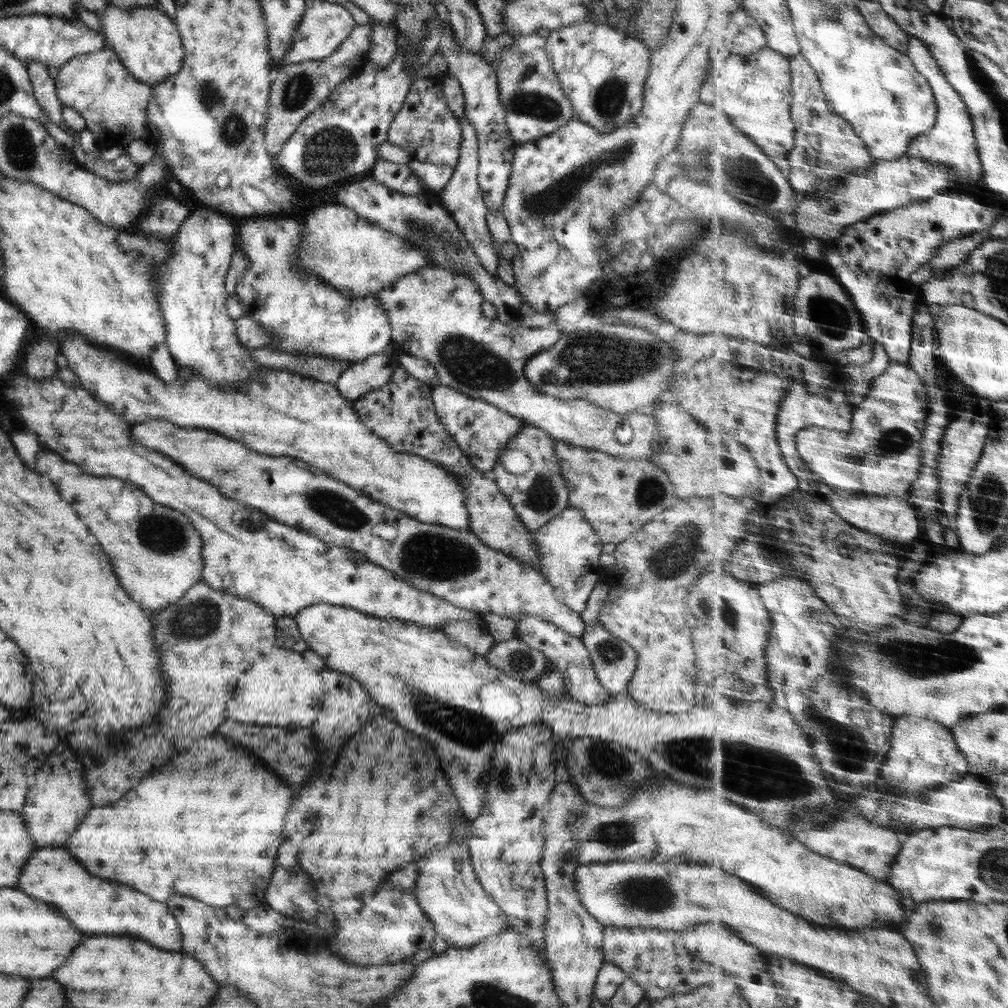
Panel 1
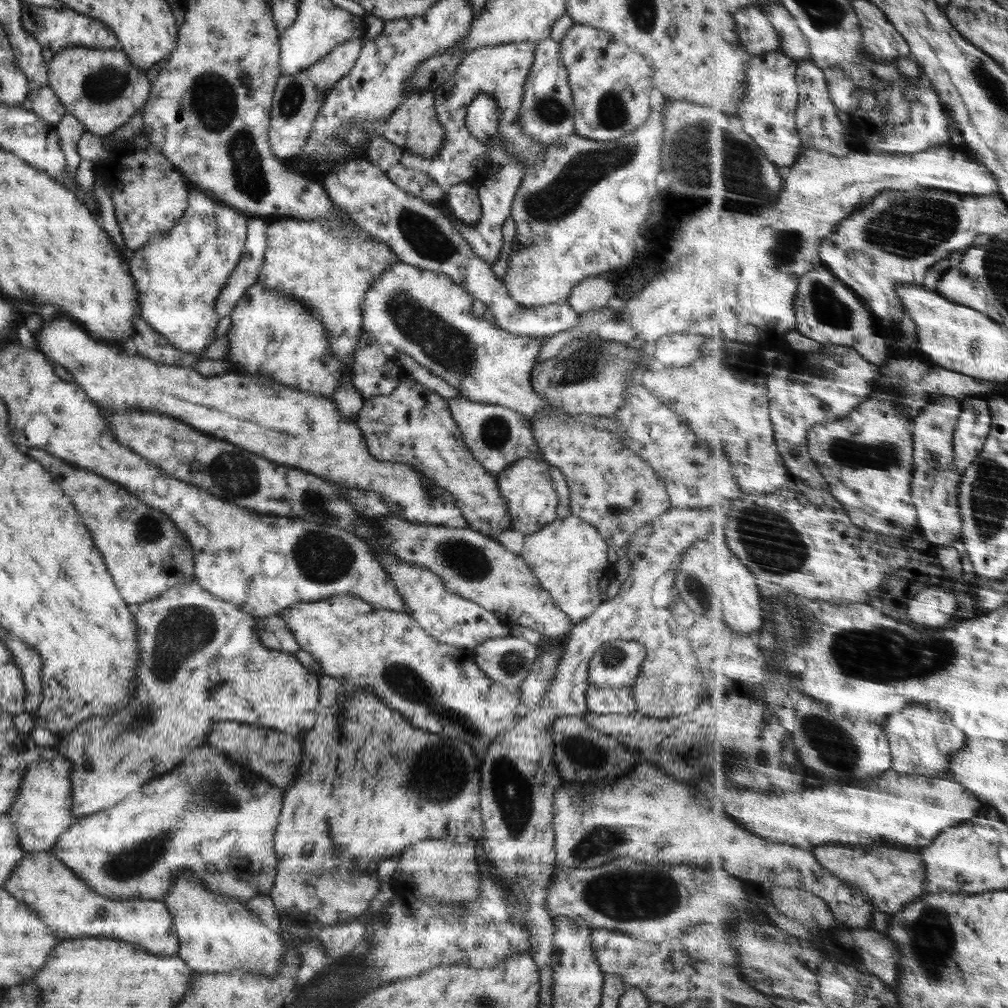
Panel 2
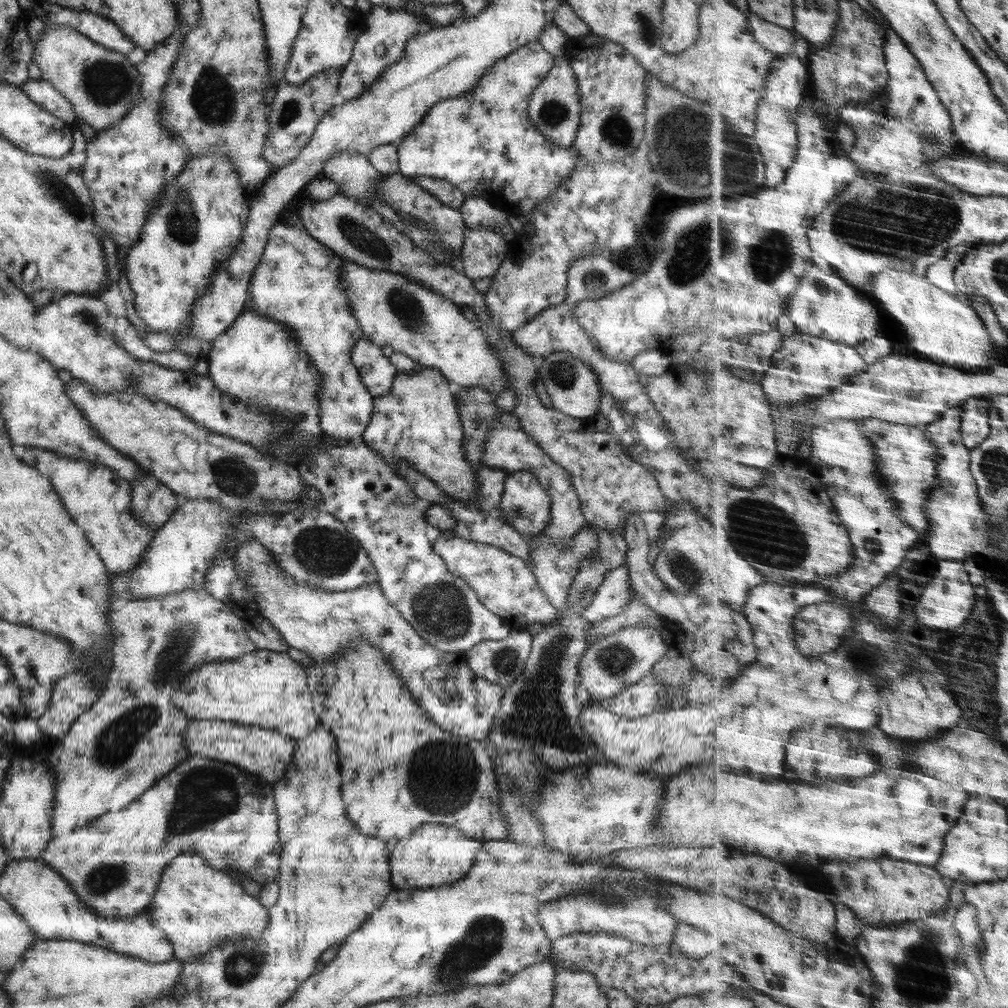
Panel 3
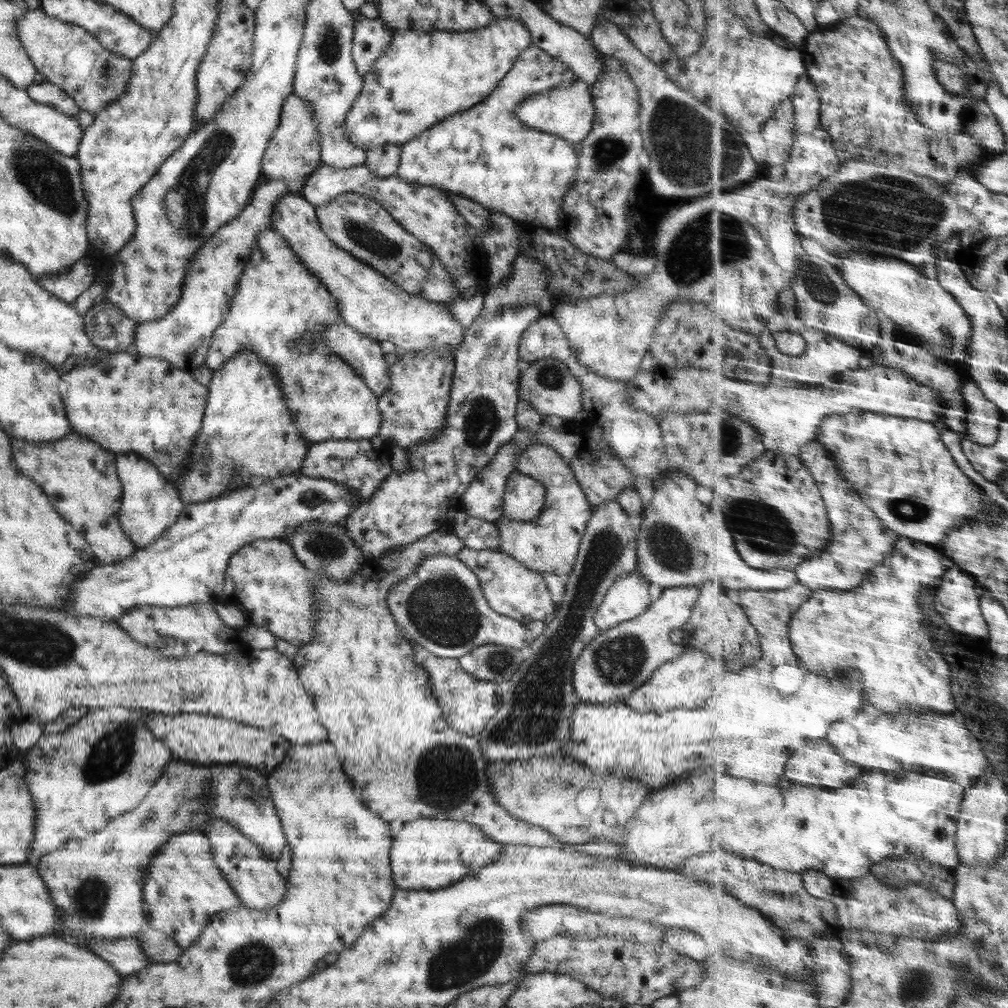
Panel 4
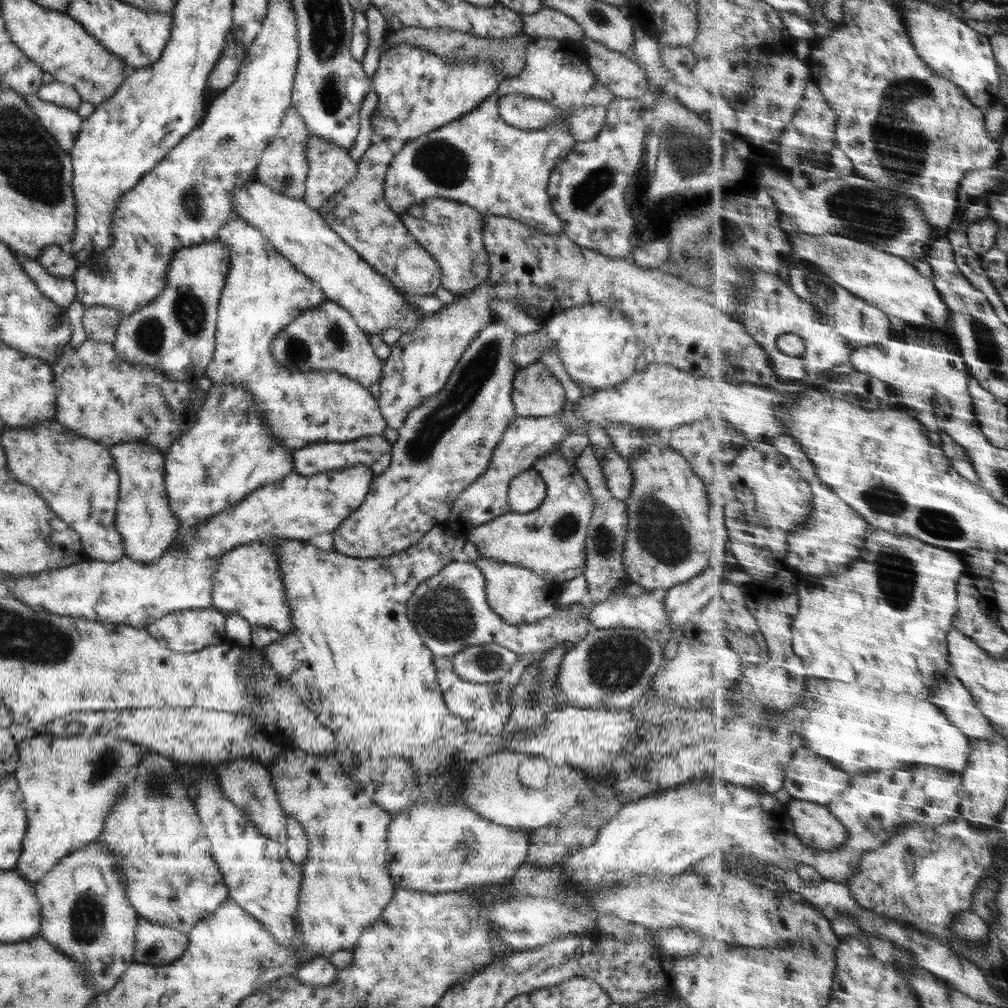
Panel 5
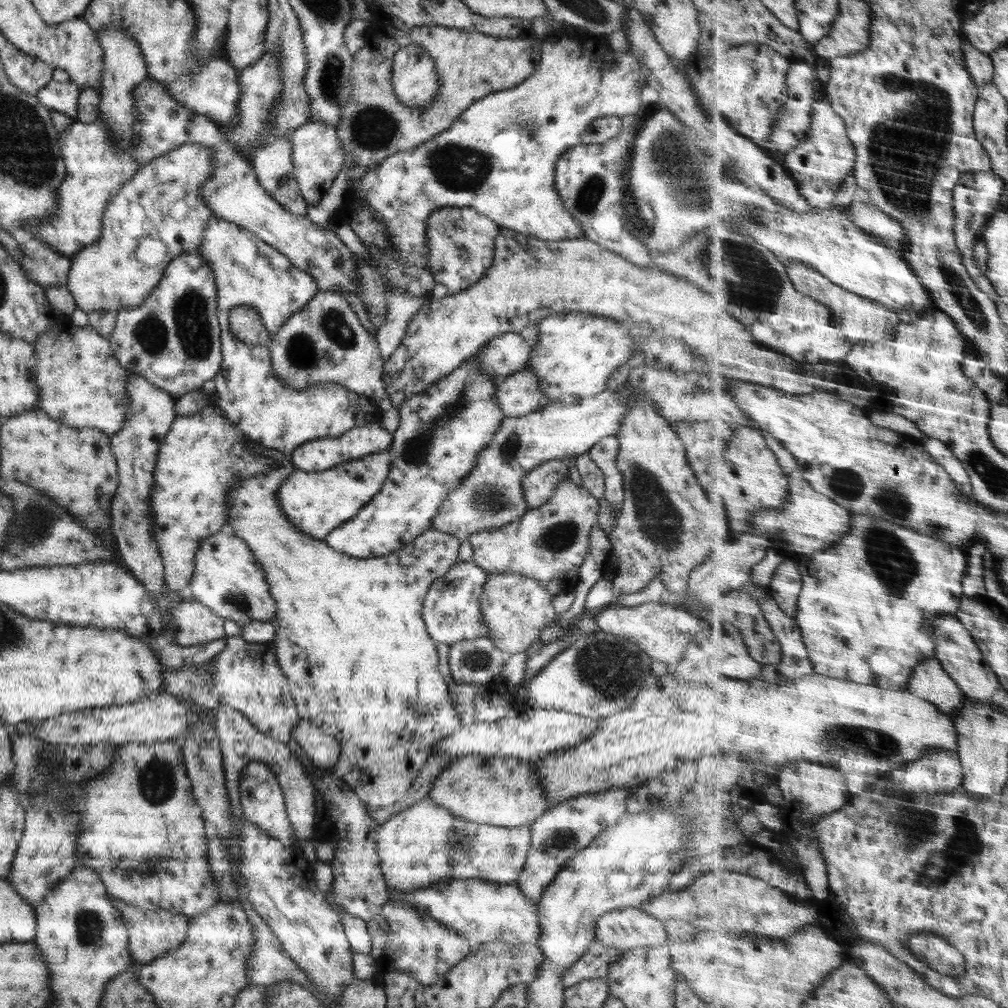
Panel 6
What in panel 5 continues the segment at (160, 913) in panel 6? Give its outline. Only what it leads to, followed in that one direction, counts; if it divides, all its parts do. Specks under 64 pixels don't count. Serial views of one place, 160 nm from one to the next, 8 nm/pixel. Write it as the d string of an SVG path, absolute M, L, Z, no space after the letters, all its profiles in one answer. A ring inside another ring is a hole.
M138 917L134 937L132 960L141 964L169 964L185 950L188 943L186 934L141 917Z

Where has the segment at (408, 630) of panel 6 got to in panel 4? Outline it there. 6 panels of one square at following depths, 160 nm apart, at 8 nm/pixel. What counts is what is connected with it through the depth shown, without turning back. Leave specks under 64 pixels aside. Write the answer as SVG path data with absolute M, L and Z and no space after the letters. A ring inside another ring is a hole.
M444 525L444 528L398 548L397 552L390 551L387 555L381 554L375 560L366 561L361 571L357 571L349 580L332 580L324 574L314 574L310 580L316 610L314 635L290 659L298 679L313 703L318 722L326 730L326 740L333 745L343 772L353 784L357 784L352 788L353 794L359 796L363 790L365 794L361 794L359 799L387 823L393 820L403 823L416 818L464 820L499 844L573 849L589 856L620 858L624 850L616 843L601 841L563 844L545 829L517 820L501 810L490 793L490 784L485 774L486 759L480 751L476 736L467 736L449 728L429 690L428 675L413 663L412 643L403 636L401 628L391 618L385 596L399 579L415 572L415 568L427 556L439 554L455 557L461 548L461 540L449 530L448 525Z

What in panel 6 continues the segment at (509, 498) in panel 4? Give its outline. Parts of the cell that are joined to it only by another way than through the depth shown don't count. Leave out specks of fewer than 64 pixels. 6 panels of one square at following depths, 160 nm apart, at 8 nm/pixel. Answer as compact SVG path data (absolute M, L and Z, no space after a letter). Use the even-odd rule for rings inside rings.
M567 458L548 460L520 478L523 500L529 509L541 506L561 479L567 479Z

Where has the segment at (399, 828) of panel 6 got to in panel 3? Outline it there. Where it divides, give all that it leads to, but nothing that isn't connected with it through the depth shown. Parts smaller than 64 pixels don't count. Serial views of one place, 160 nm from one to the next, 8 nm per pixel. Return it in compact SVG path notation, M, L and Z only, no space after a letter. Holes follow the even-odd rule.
M423 824L414 833L399 840L389 856L390 883L397 888L428 889L459 880L473 864L481 842L465 836L460 830L442 824Z

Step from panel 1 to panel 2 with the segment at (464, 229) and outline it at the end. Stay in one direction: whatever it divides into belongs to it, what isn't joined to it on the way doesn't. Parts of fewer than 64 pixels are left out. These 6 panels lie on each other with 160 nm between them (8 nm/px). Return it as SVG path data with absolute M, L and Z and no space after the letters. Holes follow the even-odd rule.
M455 184L446 188L445 206L456 220L472 227L480 217L480 201L476 188L469 184Z

